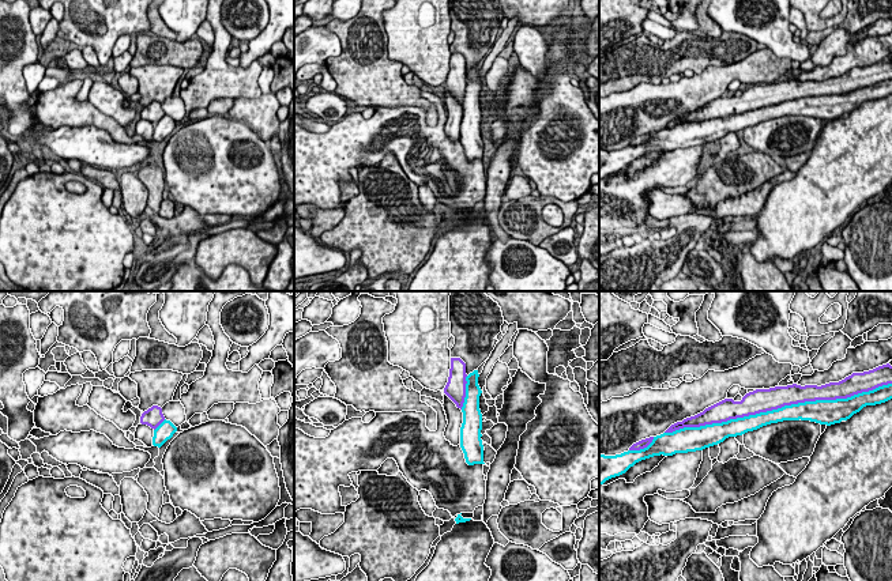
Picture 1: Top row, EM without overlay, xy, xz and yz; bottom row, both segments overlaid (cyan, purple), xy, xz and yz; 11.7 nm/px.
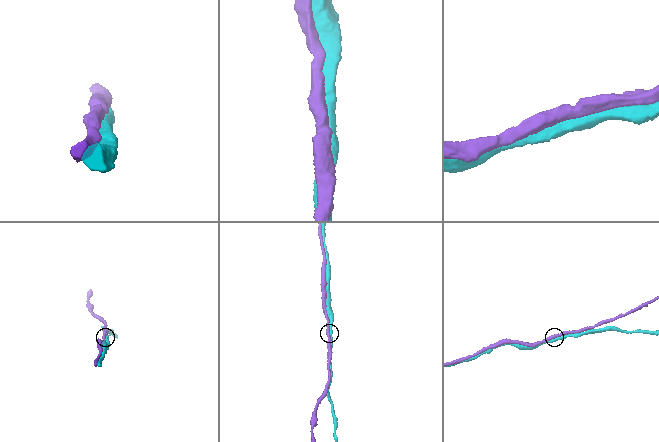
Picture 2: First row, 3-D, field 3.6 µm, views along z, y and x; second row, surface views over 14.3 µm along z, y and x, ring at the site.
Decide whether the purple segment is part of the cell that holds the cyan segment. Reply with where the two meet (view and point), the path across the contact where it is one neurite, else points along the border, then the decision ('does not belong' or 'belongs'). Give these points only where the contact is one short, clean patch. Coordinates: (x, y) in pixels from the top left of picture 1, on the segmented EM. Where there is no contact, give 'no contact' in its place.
meets cyan in yz at (778, 408); does not belong

